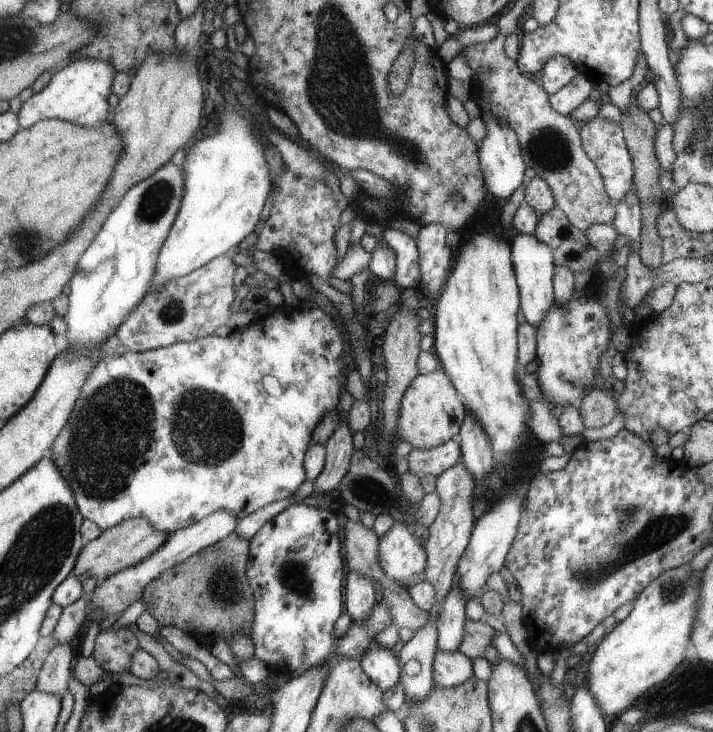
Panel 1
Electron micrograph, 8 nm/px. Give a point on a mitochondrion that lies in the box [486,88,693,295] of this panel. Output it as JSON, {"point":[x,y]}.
{"point":[549,148]}

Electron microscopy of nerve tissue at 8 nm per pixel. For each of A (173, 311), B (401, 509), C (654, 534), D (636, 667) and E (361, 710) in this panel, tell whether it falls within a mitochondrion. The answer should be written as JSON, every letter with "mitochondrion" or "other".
{"A":"mitochondrion","B":"mitochondrion","C":"mitochondrion","D":"other","E":"other"}

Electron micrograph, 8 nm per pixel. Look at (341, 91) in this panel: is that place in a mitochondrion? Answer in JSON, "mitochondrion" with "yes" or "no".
{"mitochondrion":"yes"}

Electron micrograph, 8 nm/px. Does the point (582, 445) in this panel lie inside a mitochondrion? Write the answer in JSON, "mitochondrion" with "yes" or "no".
{"mitochondrion":"no"}

